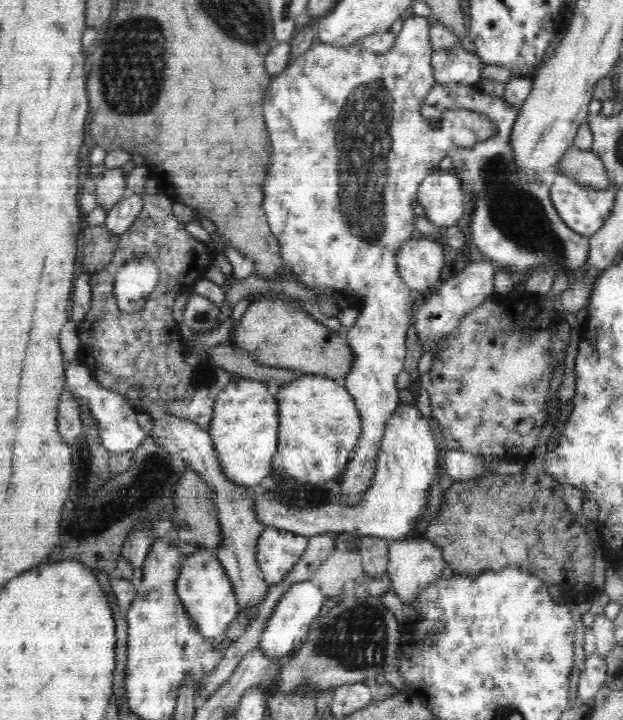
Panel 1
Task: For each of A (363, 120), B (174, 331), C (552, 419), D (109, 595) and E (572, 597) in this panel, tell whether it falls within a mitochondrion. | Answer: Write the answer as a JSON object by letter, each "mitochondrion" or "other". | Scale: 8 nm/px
{"A":"mitochondrion","B":"other","C":"other","D":"other","E":"other"}

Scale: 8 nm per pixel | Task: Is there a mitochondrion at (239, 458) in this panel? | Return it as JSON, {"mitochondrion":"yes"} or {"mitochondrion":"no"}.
{"mitochondrion":"no"}

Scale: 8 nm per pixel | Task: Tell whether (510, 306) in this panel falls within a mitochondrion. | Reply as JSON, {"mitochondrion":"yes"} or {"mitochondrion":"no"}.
{"mitochondrion":"no"}

